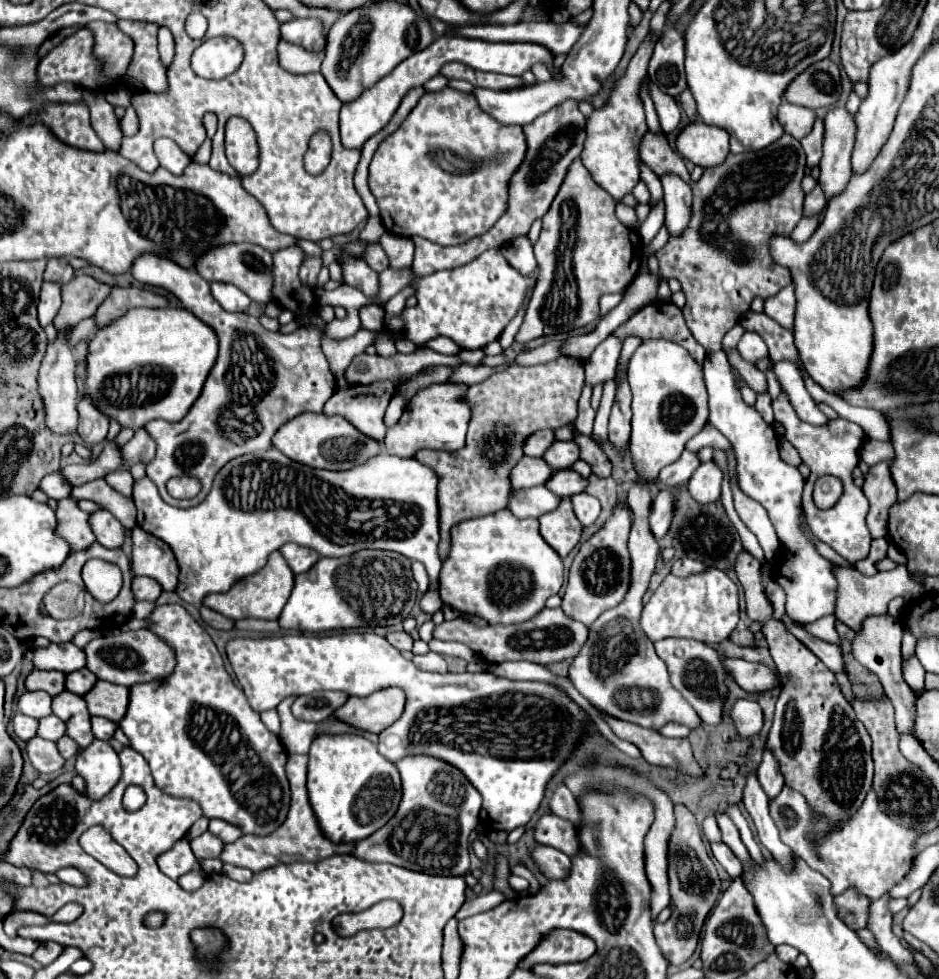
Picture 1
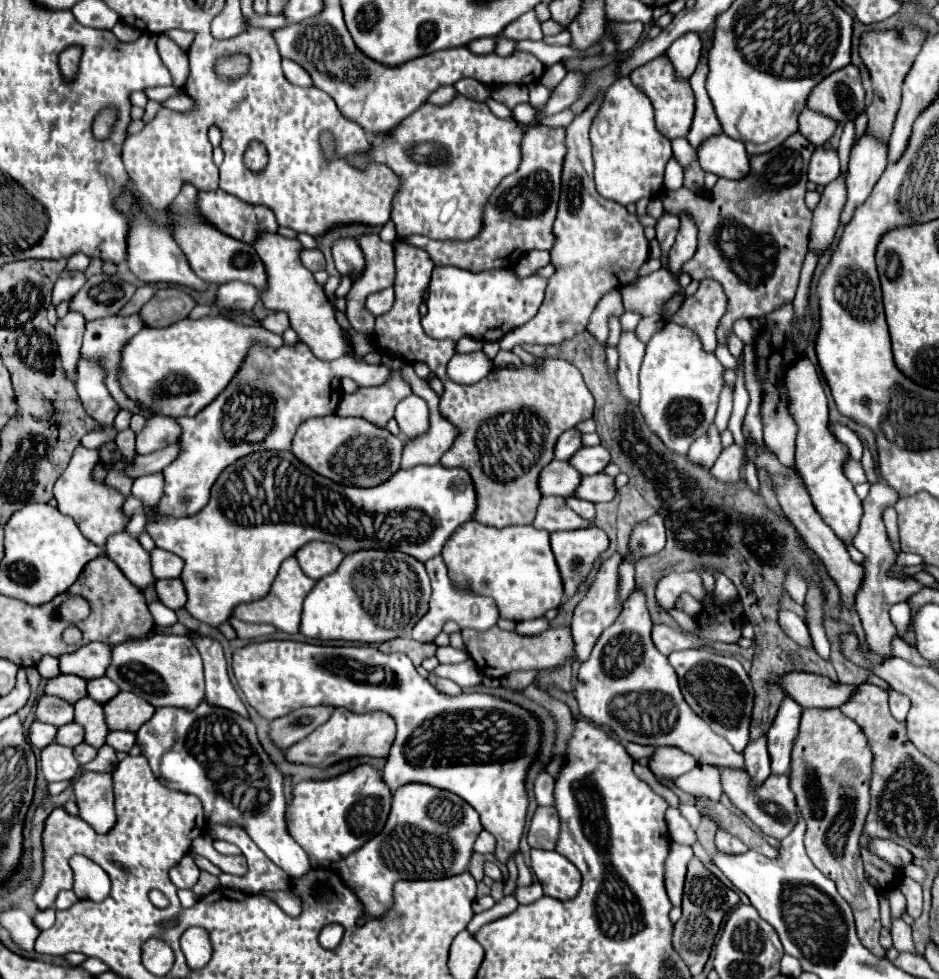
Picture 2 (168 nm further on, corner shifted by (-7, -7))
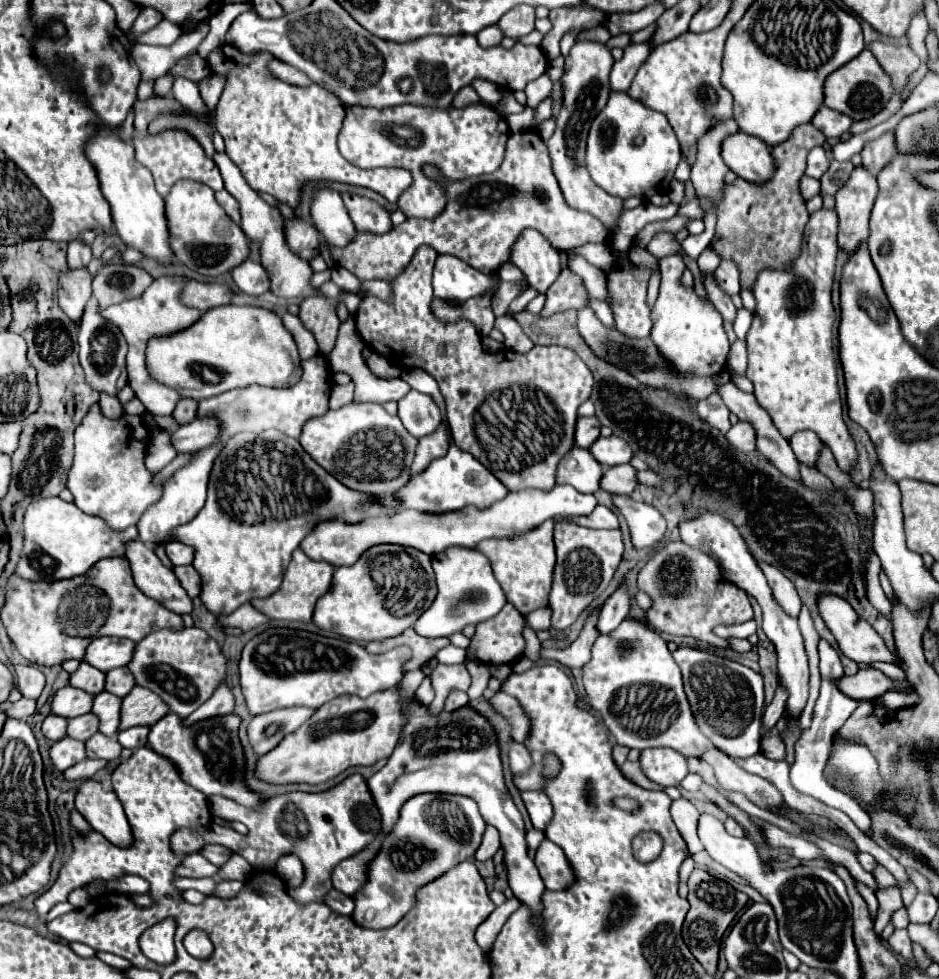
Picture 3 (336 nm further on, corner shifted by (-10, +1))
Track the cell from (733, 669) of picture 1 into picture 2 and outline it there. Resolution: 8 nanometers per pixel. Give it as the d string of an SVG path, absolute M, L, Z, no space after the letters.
M790 672L782 676L782 690L794 698L802 708L840 708L854 696L858 686L840 684L826 676Z

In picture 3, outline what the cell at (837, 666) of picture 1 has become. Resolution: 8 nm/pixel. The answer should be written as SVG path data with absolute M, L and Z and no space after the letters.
M761 564L761 570L773 590L773 598L777 600L777 604L783 608L785 614L789 614L791 618L797 618L799 610L801 610L801 600L797 596L793 582L787 580L785 576L781 576L781 572L777 572L777 568L769 568L769 564Z

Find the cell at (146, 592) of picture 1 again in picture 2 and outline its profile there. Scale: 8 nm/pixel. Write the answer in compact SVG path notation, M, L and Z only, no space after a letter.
M180 578L158 580L156 594L172 610L180 610L186 604L186 588L184 588L184 584L182 584Z

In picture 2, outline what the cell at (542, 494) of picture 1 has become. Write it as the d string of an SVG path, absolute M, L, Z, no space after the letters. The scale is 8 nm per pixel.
M548 496L540 502L534 526L544 528L548 532L558 532L558 530L576 530L576 528L586 528L592 526L594 522L582 520L576 516L570 508L566 508L564 500L558 496Z

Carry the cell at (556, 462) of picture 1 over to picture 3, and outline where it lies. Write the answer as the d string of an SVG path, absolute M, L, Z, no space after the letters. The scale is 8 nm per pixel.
M599 436L595 440L595 444L589 448L589 452L593 454L593 458L603 466L617 466L617 464L625 464L631 460L633 452L629 448L629 444L625 444L625 440L617 438L617 436Z

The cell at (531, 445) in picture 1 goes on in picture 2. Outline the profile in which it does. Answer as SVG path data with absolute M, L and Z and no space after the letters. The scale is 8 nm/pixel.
M576 428L566 430L556 444L556 460L570 460L570 456L574 456L574 452L578 452L582 448L582 432L578 432Z

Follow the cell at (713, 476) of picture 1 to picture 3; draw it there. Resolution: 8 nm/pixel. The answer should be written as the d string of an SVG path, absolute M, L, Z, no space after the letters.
M737 422L735 426L731 426L731 430L725 434L727 442L743 452L743 454L749 454L755 450L755 436L753 436L753 428L749 428L749 424L745 422Z

